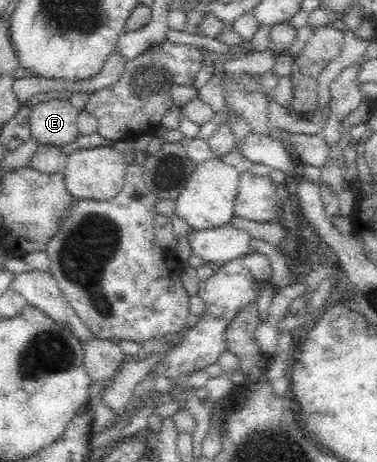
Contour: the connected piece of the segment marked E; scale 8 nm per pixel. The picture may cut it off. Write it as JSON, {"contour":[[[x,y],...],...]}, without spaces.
{"contour":[[[66,98],[30,103],[28,125],[30,137],[42,146],[58,146],[78,139],[77,110]]]}

